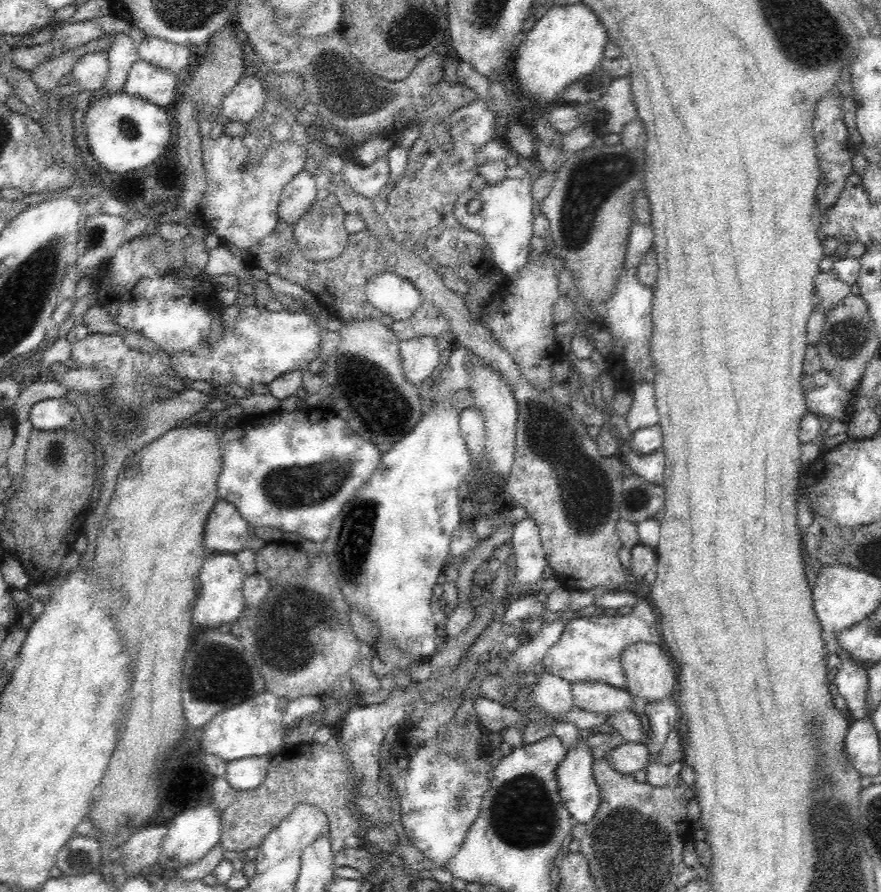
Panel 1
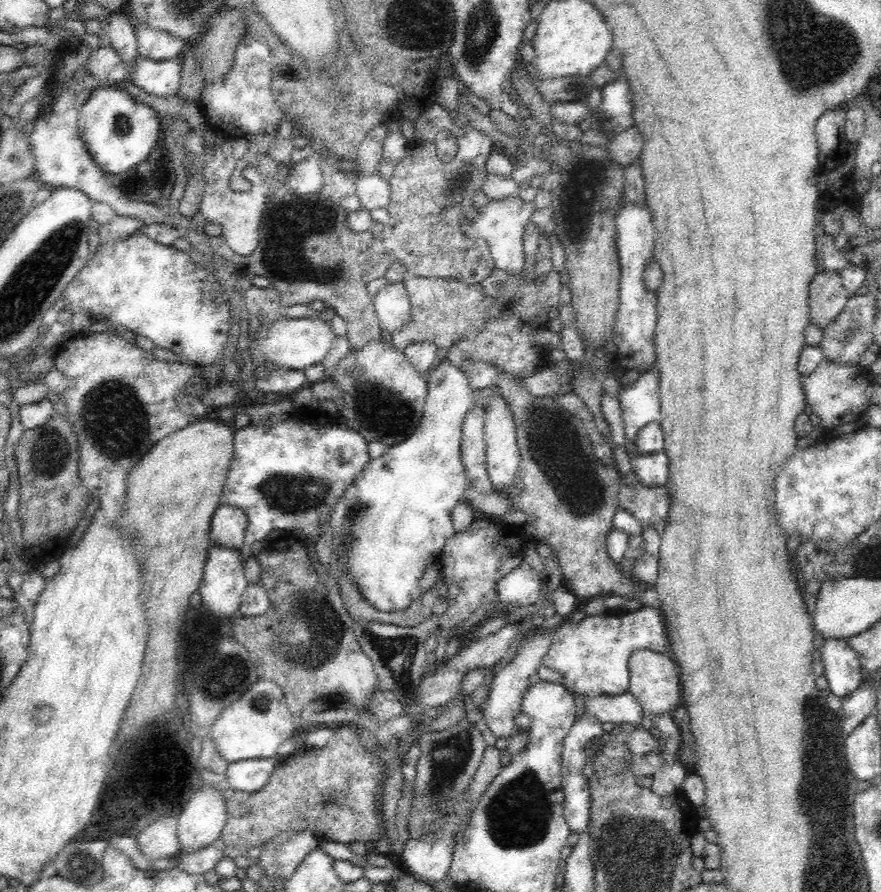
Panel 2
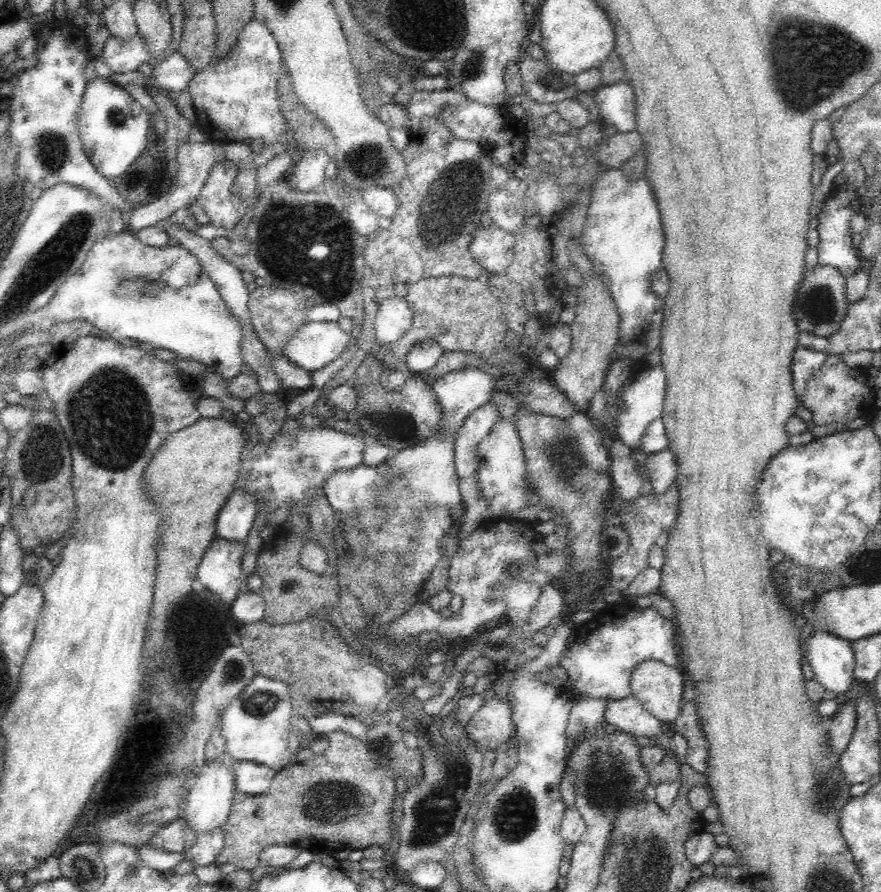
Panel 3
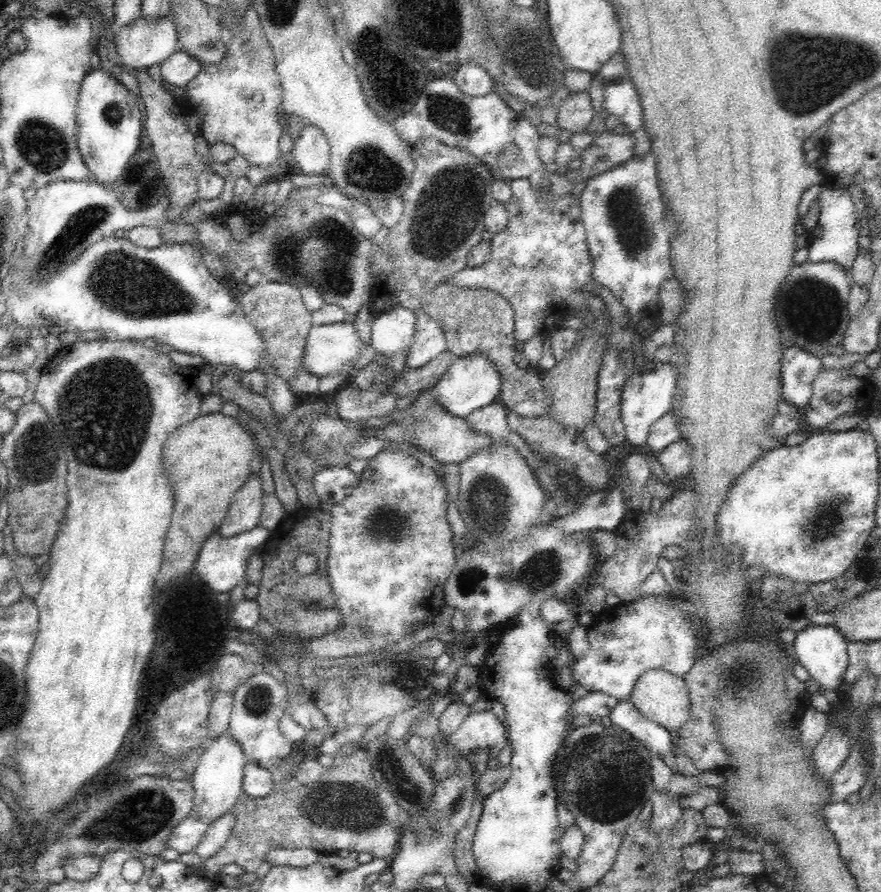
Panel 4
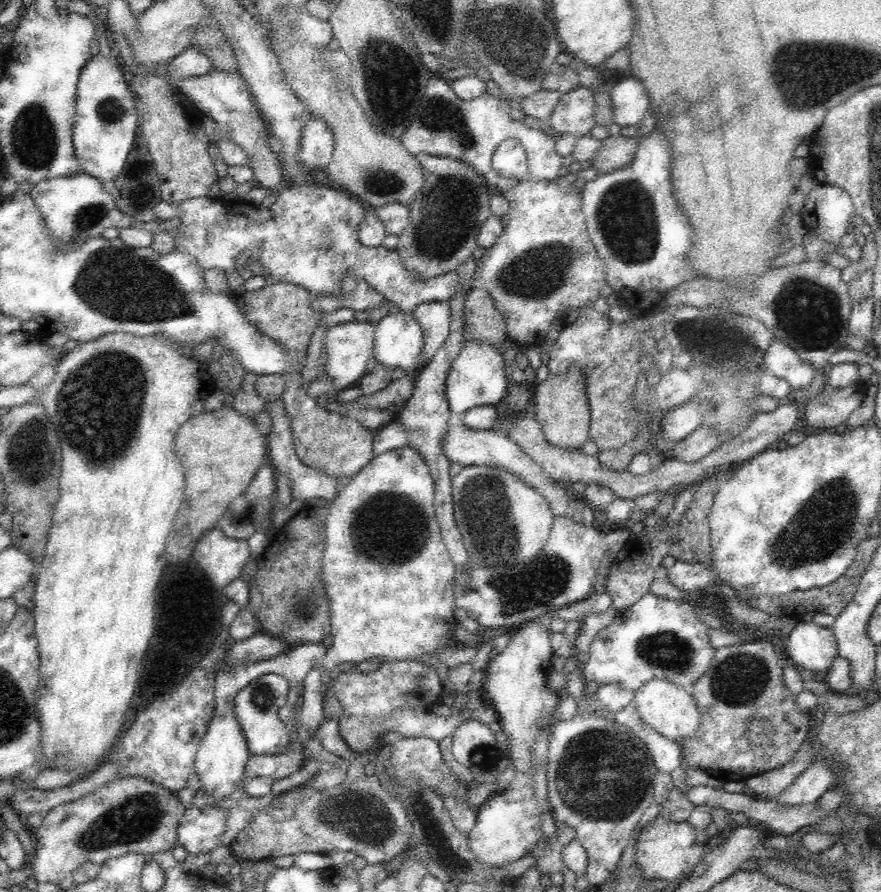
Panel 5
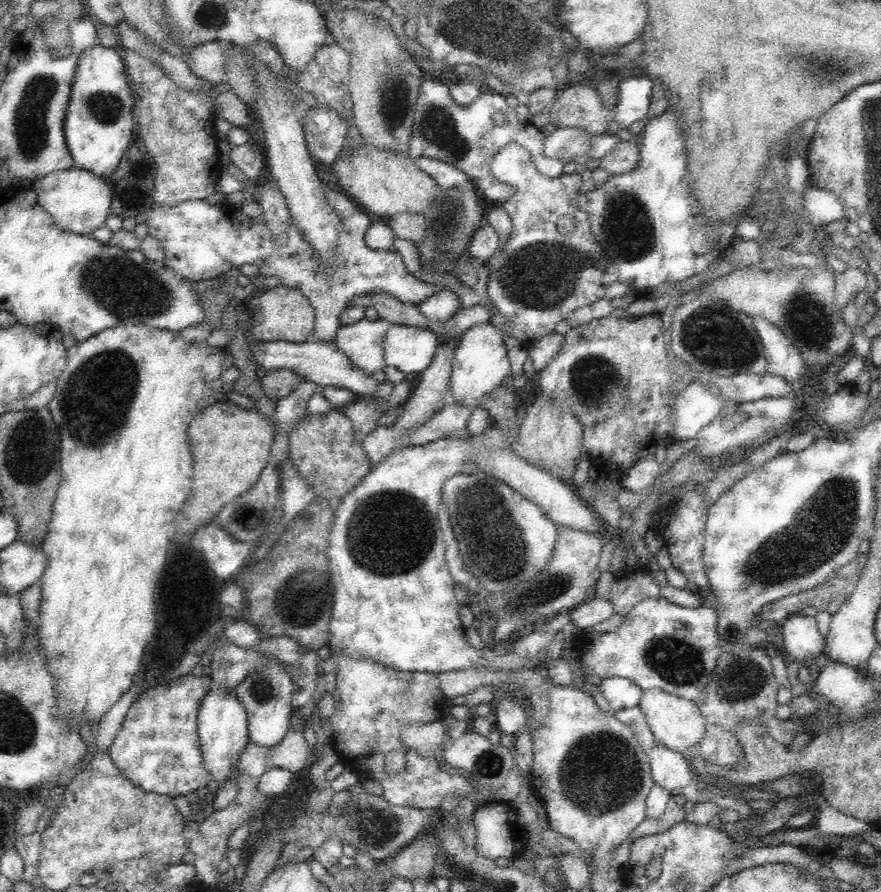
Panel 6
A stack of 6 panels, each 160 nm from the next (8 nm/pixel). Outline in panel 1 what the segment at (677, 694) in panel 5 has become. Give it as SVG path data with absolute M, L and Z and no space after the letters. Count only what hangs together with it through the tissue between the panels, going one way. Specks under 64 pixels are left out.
M636 640L634 644L624 648L621 664L626 677L625 688L633 697L637 696L648 703L668 698L672 692L676 692L677 677L674 666L670 665L670 656L660 648L659 644Z

